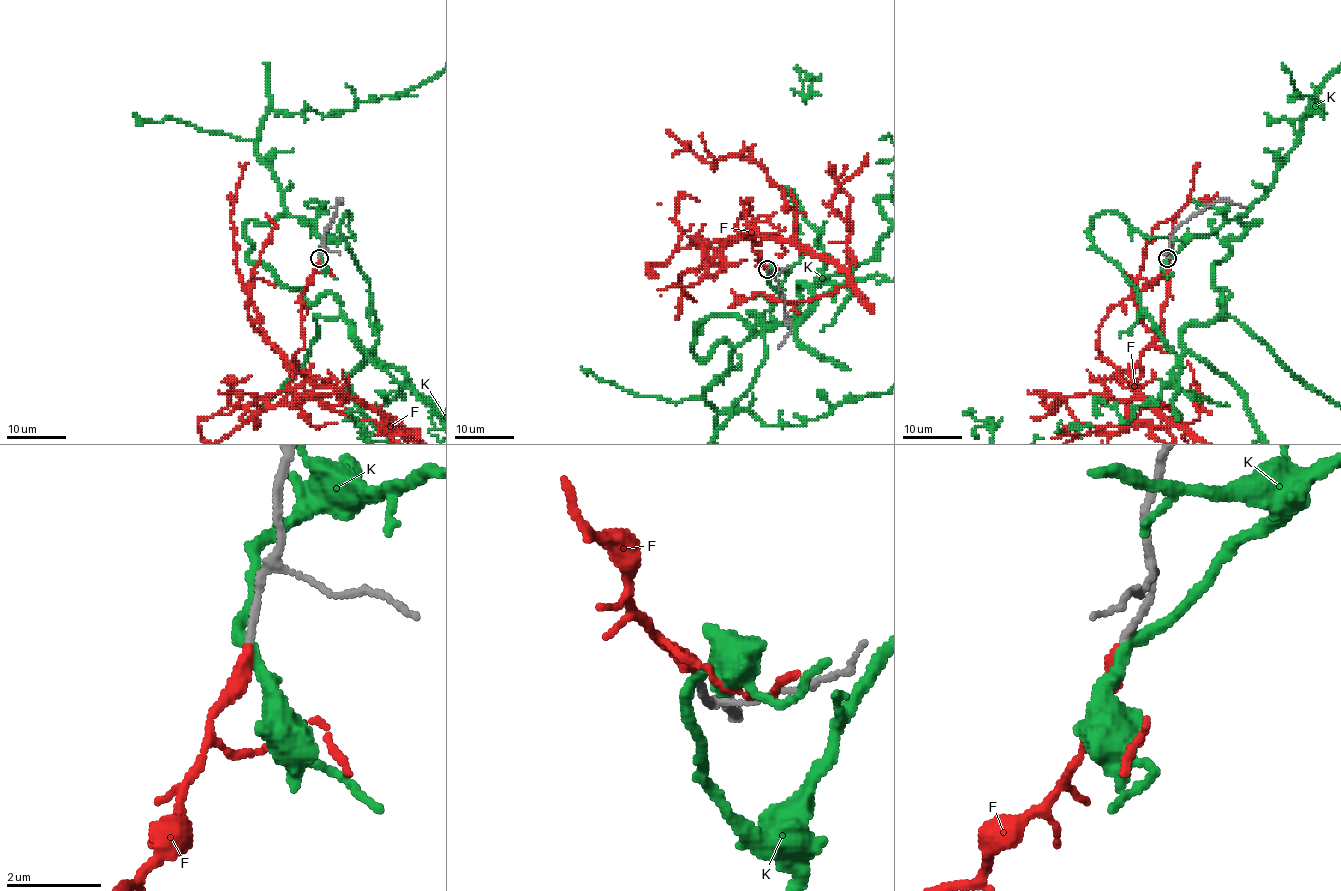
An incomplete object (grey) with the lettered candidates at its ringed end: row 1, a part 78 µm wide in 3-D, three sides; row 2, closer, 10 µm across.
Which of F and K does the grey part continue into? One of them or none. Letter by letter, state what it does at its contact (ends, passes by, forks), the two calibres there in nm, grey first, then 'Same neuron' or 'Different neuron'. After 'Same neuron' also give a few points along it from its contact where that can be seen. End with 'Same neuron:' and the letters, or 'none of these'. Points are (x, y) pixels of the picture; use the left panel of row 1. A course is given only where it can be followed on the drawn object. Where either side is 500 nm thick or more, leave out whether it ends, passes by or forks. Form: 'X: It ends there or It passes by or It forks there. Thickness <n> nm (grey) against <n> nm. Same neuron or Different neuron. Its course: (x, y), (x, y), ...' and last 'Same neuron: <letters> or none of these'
F: It ends there. Thickness 140 nm (grey) against 280 nm. Same neuron
K: It passes by. Thickness 150 nm (grey) against 240 nm. Different neuron
Same neuron: F

